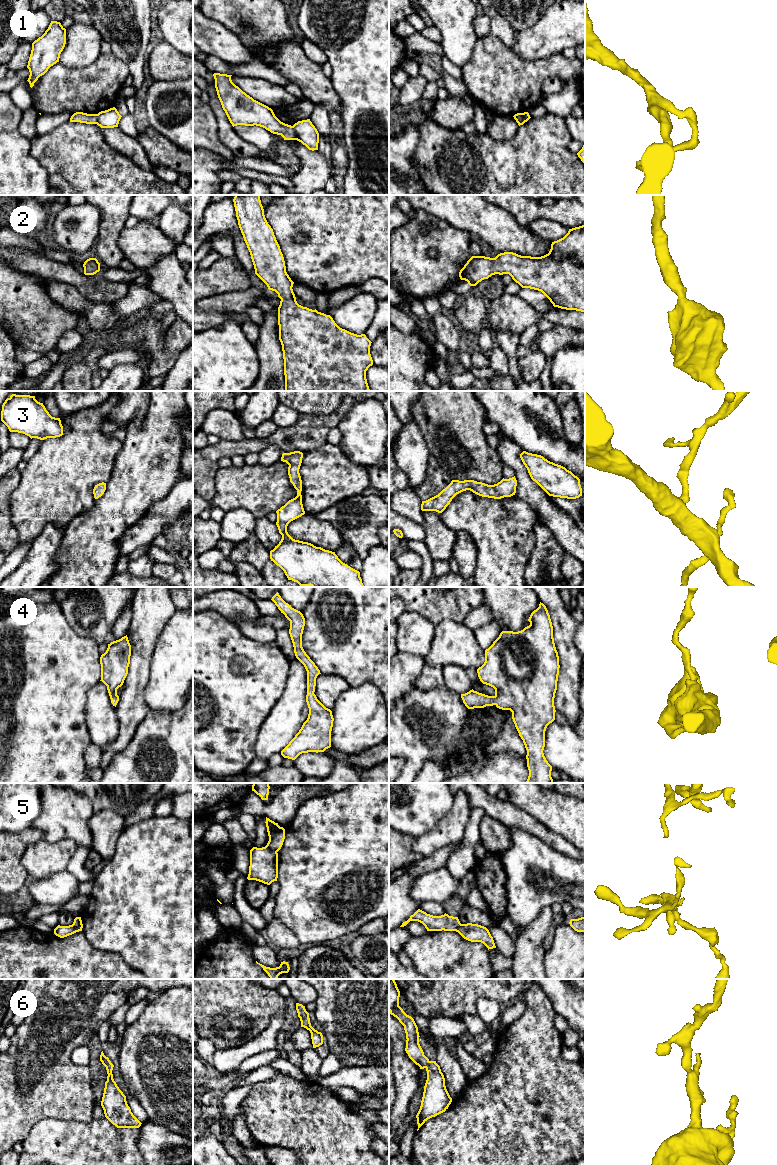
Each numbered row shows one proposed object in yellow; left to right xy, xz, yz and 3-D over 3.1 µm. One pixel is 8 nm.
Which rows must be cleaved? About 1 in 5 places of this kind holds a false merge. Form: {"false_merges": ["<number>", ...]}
{"false_merges": ["1", "5"]}

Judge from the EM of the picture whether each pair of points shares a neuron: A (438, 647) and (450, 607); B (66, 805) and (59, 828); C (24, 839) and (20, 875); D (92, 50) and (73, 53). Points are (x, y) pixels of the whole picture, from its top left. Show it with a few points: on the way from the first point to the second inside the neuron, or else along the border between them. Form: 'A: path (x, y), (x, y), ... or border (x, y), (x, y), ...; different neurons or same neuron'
A: border (462, 622), (443, 619), (435, 626); different neurons
B: path (65, 811), (59, 822); same neuron
C: path (15, 848), (15, 866); same neuron
D: path (87, 50), (78, 52); same neuron

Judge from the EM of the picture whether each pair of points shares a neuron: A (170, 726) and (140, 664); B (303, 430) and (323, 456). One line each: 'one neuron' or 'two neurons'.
A: two neurons
B: two neurons

